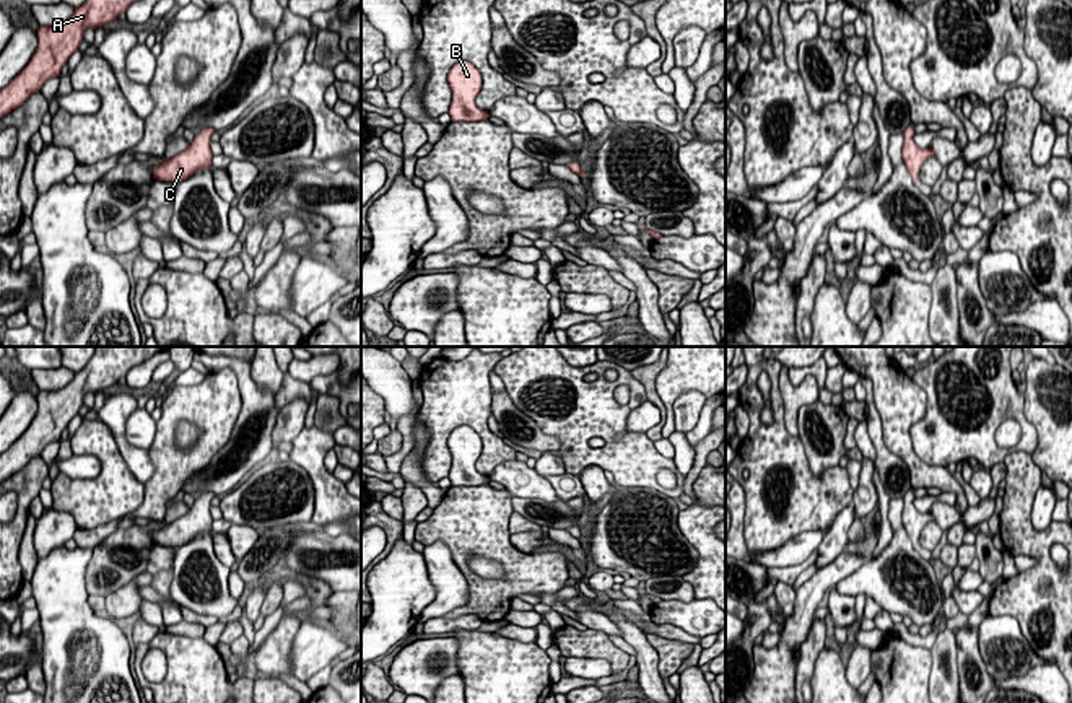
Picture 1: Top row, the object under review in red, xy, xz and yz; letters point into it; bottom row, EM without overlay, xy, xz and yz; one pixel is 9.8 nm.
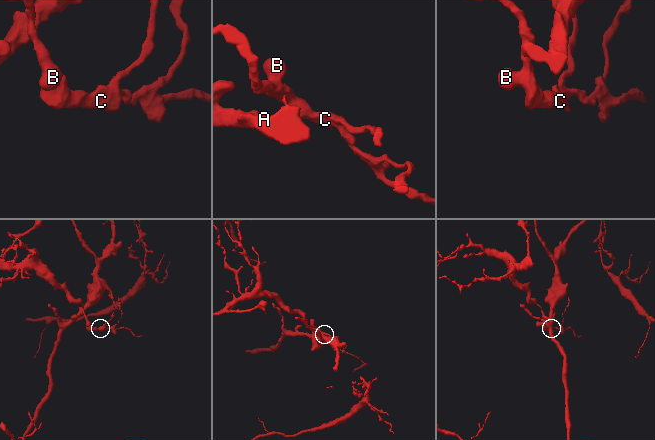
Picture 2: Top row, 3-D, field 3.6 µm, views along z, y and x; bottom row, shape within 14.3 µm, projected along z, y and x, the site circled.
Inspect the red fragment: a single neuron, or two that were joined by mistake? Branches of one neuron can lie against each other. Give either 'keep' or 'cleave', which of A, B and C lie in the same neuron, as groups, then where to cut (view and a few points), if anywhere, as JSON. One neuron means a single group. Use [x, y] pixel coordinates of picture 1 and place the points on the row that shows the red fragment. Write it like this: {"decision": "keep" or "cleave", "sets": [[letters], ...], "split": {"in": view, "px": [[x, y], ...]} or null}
{"decision": "cleave", "sets": [["A"], ["B", "C"]], "split": {"in": "xz", "px": [[566, 165], [579, 171]]}}

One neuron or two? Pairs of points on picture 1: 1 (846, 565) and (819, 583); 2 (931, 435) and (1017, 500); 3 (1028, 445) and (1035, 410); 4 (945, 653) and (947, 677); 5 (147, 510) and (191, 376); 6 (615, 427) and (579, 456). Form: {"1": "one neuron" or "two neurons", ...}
{"1": "one neuron", "2": "two neurons", "3": "two neurons", "4": "one neuron", "5": "two neurons", "6": "one neuron"}

